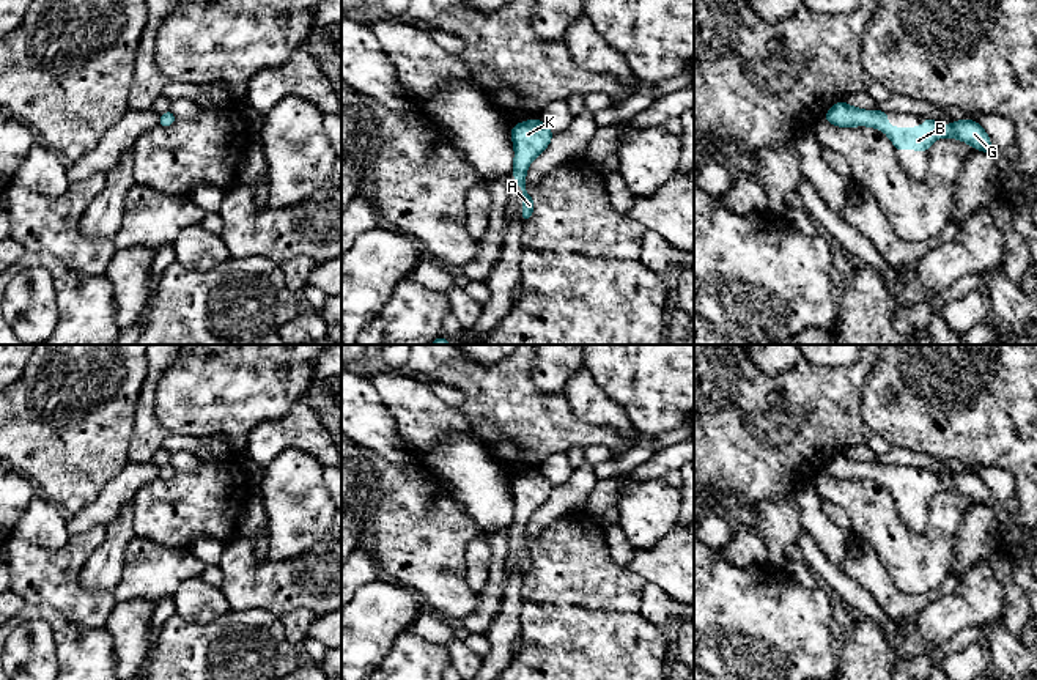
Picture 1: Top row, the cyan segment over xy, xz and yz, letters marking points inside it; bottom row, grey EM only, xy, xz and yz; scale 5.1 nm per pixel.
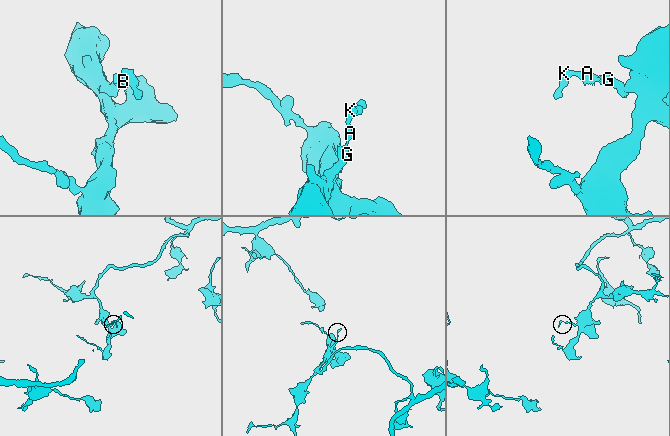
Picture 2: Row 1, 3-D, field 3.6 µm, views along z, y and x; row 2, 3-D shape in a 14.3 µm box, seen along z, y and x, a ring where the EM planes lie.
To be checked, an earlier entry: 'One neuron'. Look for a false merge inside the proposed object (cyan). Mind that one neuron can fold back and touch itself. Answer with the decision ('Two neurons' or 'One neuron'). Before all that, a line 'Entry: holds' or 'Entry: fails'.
Entry: holds
One neuron

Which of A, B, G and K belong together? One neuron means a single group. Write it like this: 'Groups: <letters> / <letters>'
Groups: A B G K

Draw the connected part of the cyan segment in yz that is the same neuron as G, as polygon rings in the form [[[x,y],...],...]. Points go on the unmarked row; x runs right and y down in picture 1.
[[[843,452],[823,469],[828,475],[840,480],[872,479],[883,483],[894,496],[897,507],[902,501],[928,504],[930,497],[939,490],[960,491],[972,501],[993,507],[990,490],[977,474],[960,472],[943,479],[935,472],[924,471],[922,480],[891,480],[886,477],[888,471],[888,464],[861,463],[848,458]]]

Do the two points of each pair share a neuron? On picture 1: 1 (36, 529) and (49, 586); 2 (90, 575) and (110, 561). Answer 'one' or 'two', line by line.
1: two
2: one

